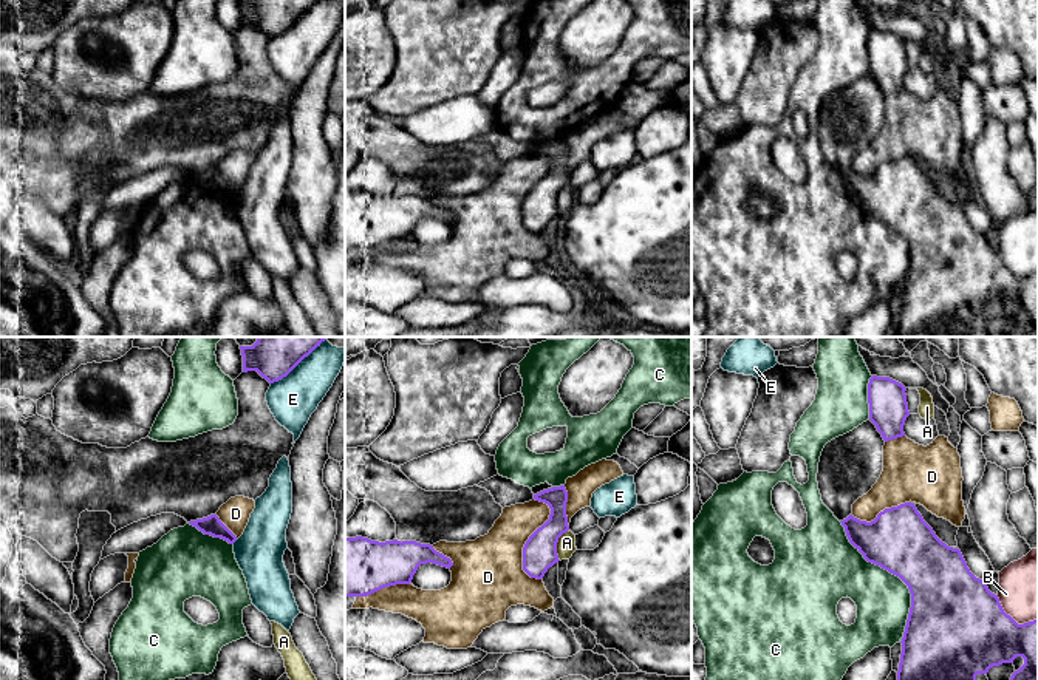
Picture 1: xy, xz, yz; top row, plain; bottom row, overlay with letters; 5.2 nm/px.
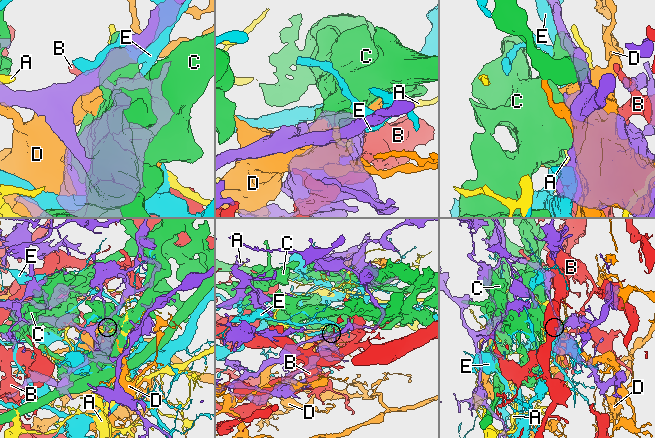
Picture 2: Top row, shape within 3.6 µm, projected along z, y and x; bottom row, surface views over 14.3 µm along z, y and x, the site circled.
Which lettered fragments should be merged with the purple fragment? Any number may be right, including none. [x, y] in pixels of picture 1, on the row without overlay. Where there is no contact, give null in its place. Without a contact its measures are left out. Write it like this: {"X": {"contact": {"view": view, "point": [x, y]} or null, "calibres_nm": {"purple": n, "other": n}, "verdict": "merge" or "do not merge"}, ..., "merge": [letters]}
{"A": {"contact": {"view": "xz", "point": [556, 198]}, "calibres_nm": {"purple": 180, "other": 100}, "verdict": "do not merge"}, "B": {"contact": {"view": "yz", "point": [1010, 271]}, "calibres_nm": {"purple": 460, "other": 340}, "verdict": "do not merge"}, "C": {"contact": {"view": "yz", "point": [893, 227]}, "calibres_nm": {"purple": 320, "other": 280}, "verdict": "do not merge"}, "D": {"contact": {"view": "xz", "point": [528, 193]}, "calibres_nm": {"purple": 180, "other": 340}, "verdict": "do not merge"}, "E": {"contact": {"view": "xy", "point": [294, 20]}, "calibres_nm": {"purple": 180, "other": 240}, "verdict": "do not merge"}, "merge": []}

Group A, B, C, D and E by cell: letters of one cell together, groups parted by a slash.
A / B / C / D / E

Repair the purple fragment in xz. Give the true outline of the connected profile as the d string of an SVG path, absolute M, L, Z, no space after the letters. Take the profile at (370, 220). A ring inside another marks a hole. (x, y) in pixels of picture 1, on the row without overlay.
M345 192L345 252L367 250L384 241L410 238L421 218L450 223L452 213L430 198Z

